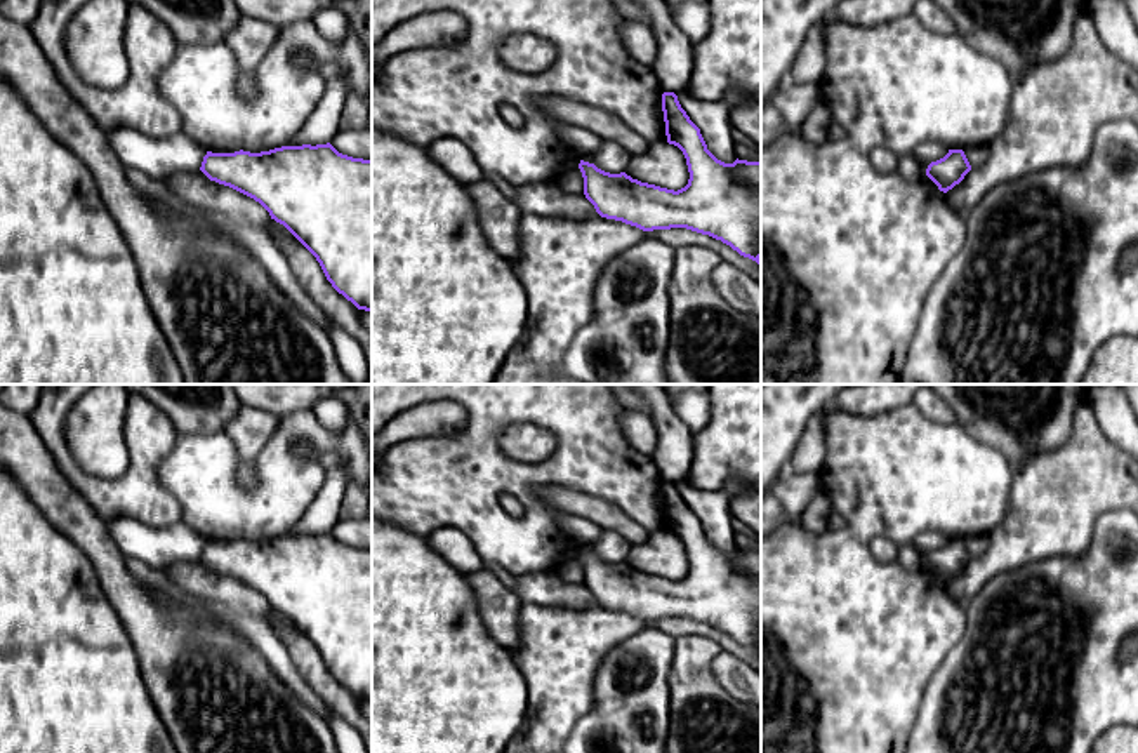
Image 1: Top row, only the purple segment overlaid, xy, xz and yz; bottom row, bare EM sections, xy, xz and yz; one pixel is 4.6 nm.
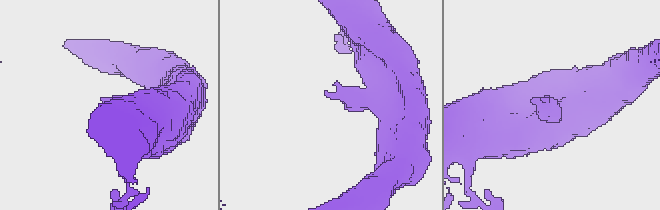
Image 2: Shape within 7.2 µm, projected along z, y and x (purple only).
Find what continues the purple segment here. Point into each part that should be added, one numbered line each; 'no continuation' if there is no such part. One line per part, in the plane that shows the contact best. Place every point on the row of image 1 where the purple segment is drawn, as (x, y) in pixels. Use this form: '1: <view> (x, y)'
no continuation

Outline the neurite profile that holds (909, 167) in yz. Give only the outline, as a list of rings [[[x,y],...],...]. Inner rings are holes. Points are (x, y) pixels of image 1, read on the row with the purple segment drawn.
[[[912,153],[903,155],[898,158],[897,172],[905,177],[907,181],[921,181],[926,176],[926,170],[921,163],[914,158]]]

